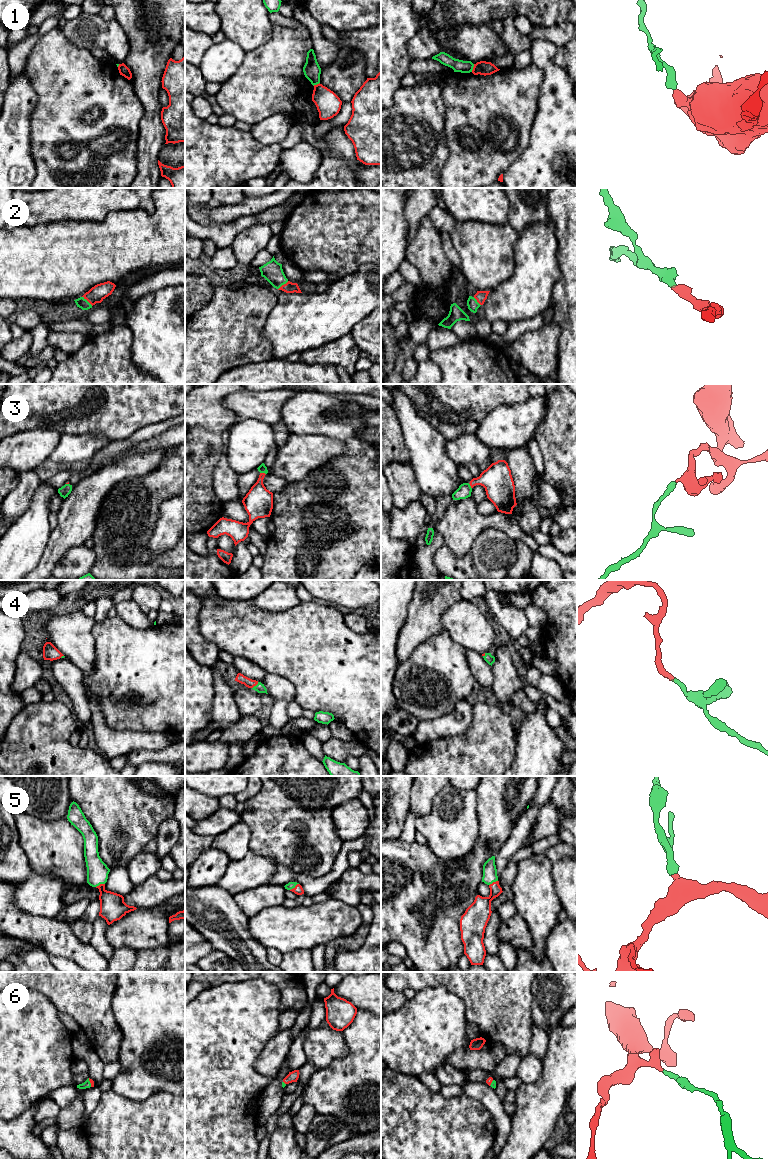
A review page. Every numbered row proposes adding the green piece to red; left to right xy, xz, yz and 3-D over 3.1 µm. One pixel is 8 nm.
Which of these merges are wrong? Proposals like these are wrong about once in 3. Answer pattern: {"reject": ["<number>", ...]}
{"reject": ["1"]}

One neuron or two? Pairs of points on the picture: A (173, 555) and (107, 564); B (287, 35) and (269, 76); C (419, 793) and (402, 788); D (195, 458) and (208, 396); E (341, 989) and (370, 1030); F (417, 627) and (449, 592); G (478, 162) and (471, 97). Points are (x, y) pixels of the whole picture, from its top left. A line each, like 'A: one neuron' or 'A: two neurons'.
A: one neuron
B: one neuron
C: two neurons
D: one neuron
E: two neurons
F: one neuron
G: one neuron

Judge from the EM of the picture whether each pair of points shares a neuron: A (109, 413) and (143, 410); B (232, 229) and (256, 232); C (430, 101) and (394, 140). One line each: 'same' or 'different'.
A: same
B: different
C: same

